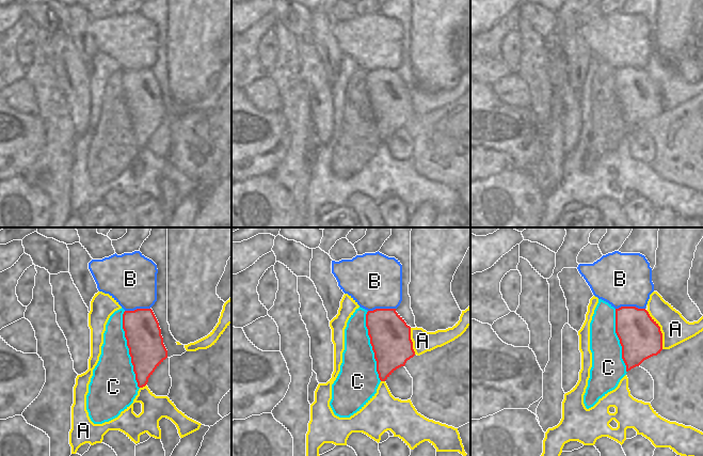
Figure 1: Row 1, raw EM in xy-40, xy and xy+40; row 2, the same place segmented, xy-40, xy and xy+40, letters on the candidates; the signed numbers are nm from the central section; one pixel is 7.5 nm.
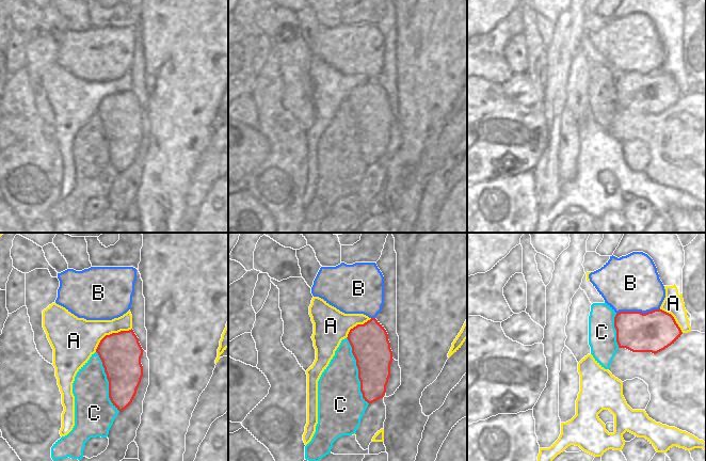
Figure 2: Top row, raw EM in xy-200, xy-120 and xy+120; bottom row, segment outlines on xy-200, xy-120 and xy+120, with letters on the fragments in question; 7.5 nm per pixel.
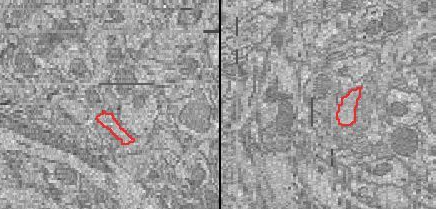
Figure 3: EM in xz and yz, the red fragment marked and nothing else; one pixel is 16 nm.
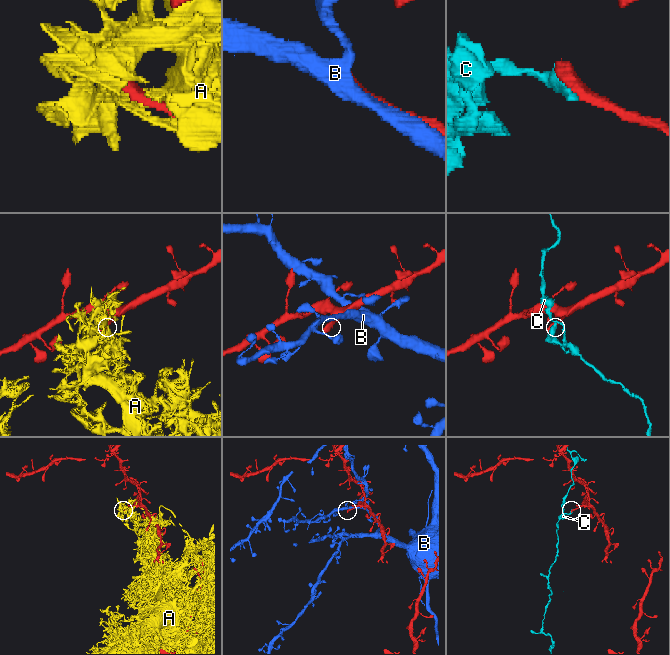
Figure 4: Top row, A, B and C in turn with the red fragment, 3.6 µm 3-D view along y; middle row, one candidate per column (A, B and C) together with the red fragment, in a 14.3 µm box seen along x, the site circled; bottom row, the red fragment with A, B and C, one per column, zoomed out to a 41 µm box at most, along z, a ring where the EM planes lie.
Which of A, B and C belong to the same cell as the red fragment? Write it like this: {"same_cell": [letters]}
{"same_cell": []}

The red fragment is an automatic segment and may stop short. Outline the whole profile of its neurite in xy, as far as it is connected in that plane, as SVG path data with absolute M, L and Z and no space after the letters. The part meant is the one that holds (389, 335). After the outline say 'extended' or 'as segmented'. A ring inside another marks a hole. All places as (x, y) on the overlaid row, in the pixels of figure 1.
M376 309L366 314L366 327L377 361L377 372L385 381L415 356L411 327L396 309Z | as segmented

